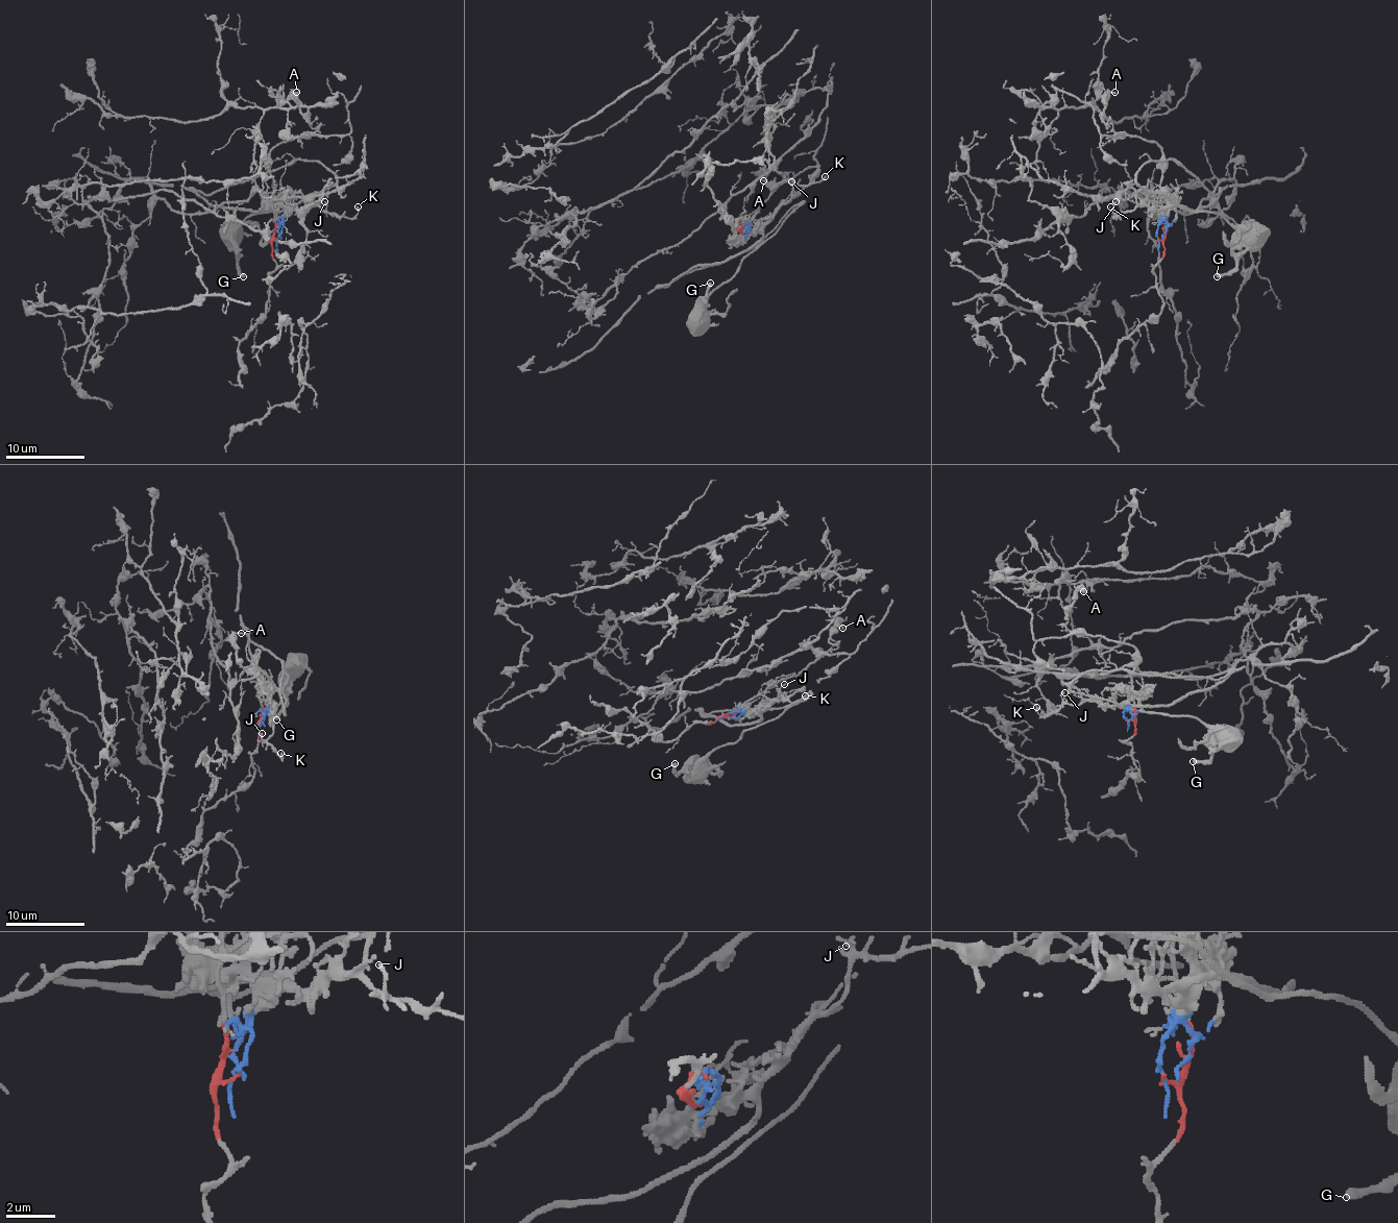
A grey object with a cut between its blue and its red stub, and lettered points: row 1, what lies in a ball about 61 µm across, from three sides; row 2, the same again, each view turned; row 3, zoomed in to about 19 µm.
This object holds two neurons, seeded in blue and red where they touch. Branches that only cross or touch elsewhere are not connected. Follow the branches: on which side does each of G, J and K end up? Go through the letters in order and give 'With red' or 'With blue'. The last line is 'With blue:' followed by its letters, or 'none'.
G: With blue
J: With blue
K: With blue
With blue: G, J, K

